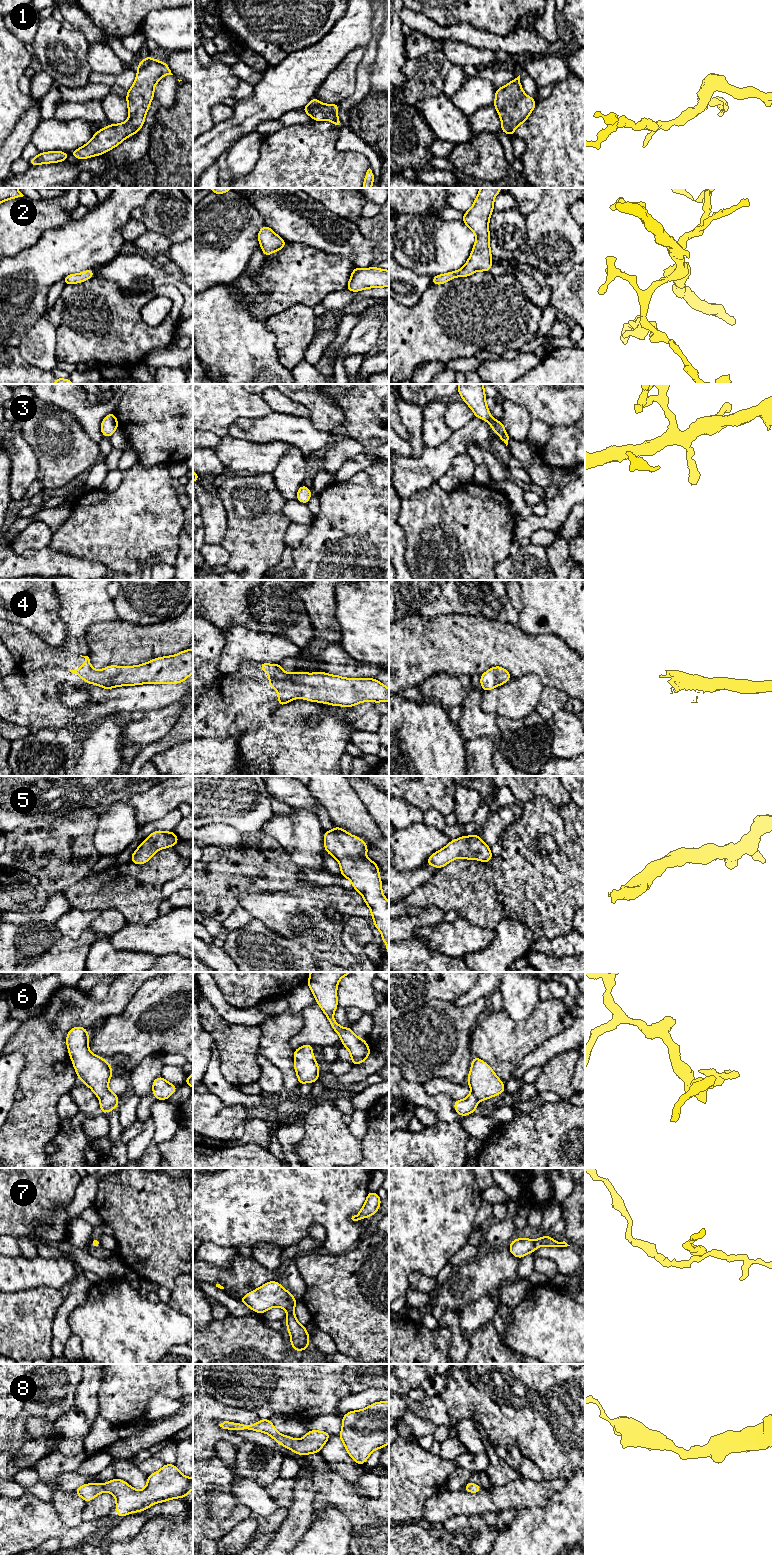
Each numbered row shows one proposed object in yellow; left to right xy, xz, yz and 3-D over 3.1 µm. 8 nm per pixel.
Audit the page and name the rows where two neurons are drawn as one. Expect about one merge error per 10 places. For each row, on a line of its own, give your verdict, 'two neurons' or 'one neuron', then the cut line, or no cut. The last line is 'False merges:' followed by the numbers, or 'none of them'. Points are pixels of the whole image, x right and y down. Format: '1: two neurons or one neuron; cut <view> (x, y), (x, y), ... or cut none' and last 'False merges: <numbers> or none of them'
1: one neuron; cut none
2: one neuron; cut none
3: one neuron; cut none
4: one neuron; cut none
5: one neuron; cut none
6: one neuron; cut none
7: one neuron; cut none
8: one neuron; cut none
False merges: none of them

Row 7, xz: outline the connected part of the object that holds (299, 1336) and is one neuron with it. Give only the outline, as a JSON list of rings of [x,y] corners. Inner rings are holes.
[[[269,1281],[239,1299],[256,1313],[264,1314],[272,1307],[281,1307],[287,1311],[286,1326],[291,1337],[290,1345],[297,1352],[309,1350],[309,1333],[295,1317],[295,1297],[277,1281]]]

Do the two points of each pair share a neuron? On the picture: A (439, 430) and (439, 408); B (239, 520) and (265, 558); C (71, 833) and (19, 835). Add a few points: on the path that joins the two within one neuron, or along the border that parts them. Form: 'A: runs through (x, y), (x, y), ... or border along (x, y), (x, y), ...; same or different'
A: runs through (438, 425), (438, 413); same
B: runs through (248, 529), (255, 536), (256, 549); same
C: runs through (58, 835), (32, 835); same

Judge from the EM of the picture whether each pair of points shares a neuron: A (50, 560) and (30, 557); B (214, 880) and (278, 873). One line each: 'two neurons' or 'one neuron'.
A: one neuron
B: one neuron

